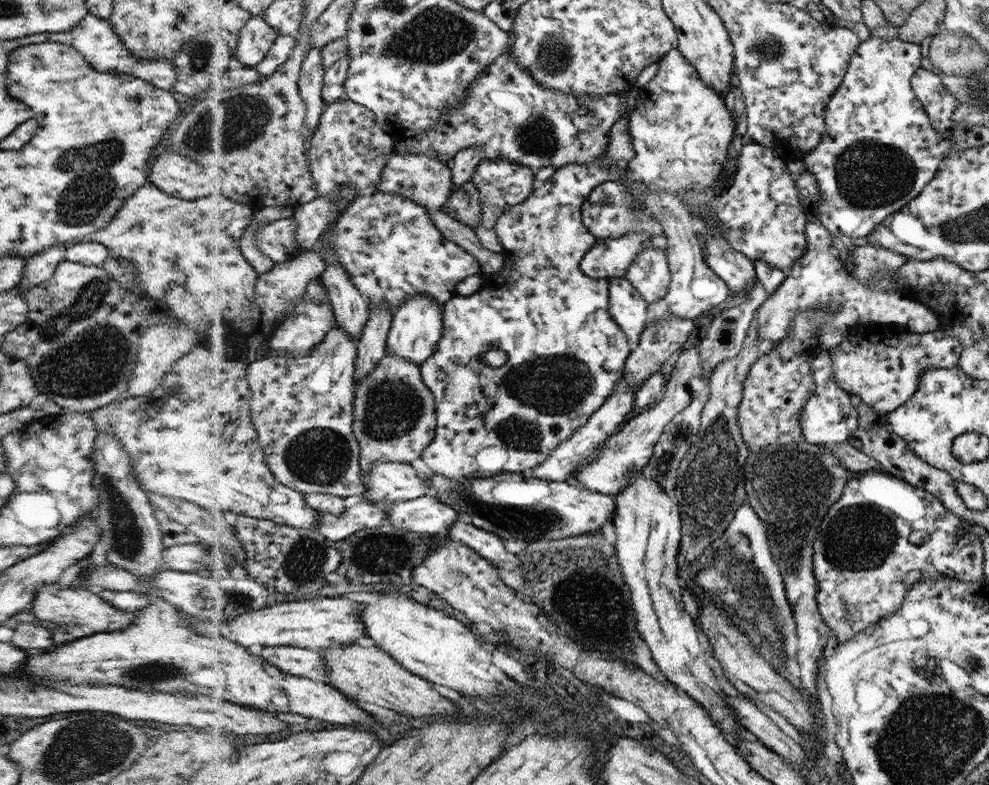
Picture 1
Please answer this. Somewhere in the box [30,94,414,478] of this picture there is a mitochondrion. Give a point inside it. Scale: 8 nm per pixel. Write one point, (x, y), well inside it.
(91, 171)

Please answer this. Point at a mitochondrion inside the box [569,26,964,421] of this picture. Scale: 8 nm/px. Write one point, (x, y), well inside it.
(867, 176)

